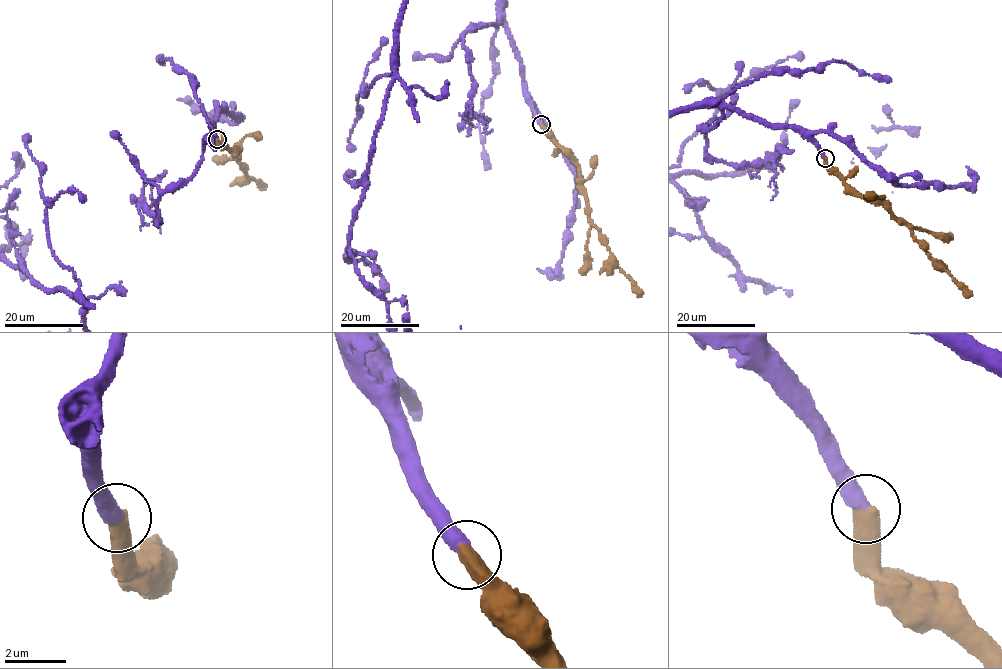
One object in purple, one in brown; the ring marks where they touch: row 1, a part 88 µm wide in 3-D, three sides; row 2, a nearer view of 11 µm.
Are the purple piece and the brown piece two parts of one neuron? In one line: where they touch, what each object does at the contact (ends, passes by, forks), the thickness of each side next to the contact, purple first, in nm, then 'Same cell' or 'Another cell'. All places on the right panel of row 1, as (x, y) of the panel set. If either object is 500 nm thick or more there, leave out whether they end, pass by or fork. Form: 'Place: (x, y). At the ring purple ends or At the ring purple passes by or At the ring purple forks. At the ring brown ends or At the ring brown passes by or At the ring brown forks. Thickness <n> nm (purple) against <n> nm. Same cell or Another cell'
Place: (825, 158). Thickness 480 nm (purple) against 600 nm. Same cell

